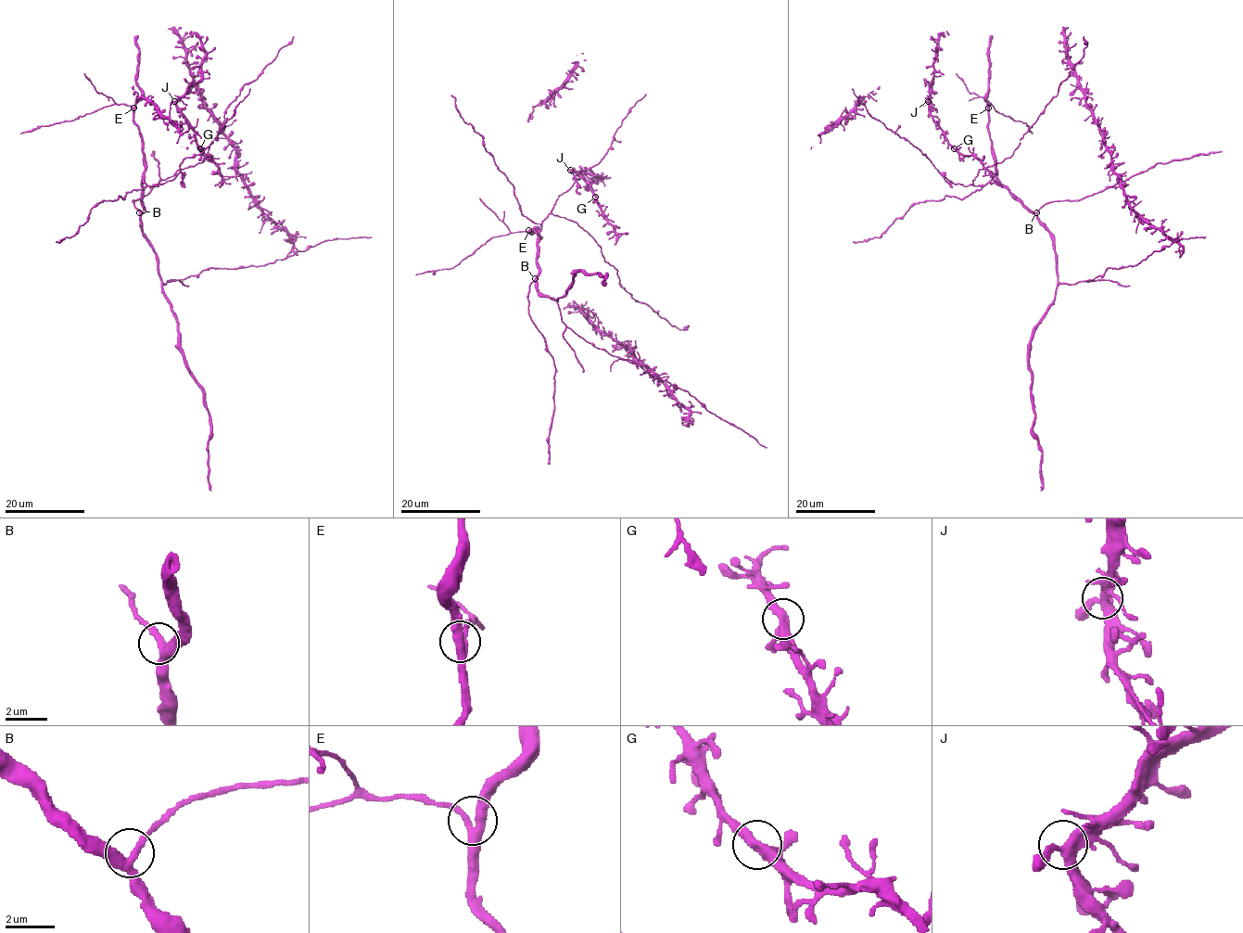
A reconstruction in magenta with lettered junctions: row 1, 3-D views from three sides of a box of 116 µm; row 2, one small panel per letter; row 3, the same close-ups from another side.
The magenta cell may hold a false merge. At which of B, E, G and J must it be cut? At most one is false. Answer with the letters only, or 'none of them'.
none of them

